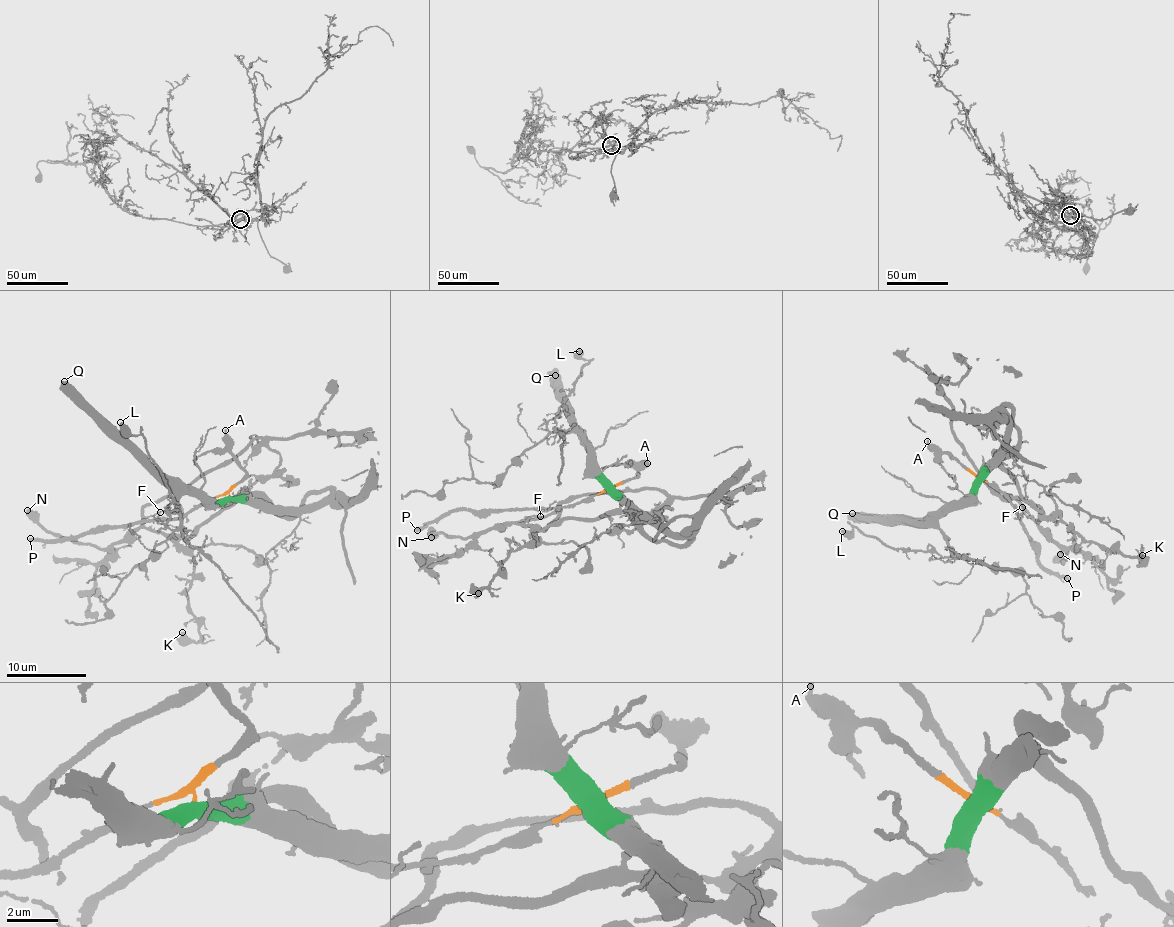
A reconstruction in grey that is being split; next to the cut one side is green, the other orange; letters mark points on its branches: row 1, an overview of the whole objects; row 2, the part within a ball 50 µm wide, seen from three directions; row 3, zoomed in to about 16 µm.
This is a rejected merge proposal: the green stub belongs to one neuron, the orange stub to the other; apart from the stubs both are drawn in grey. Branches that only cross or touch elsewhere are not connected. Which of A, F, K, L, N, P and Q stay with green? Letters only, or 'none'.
F, K, L, N, Q

